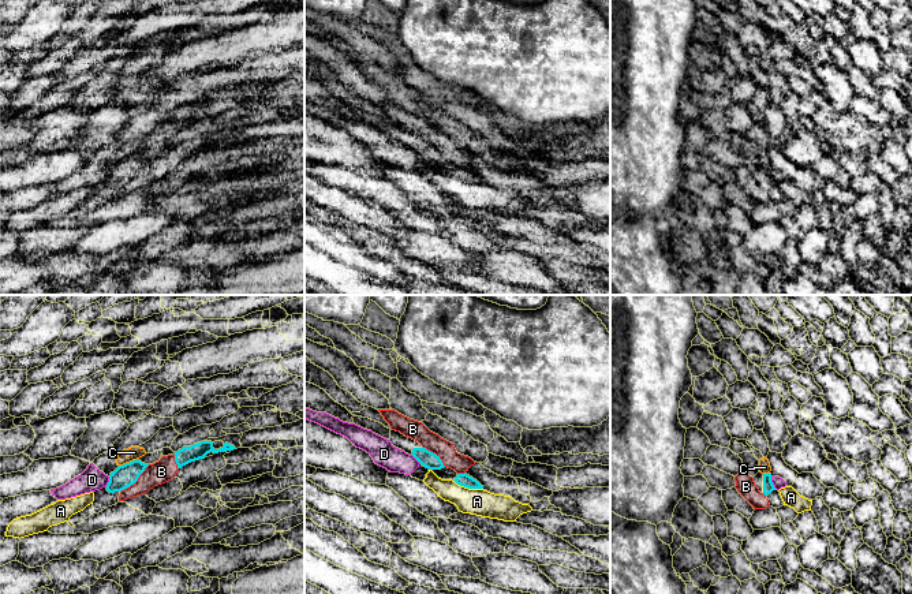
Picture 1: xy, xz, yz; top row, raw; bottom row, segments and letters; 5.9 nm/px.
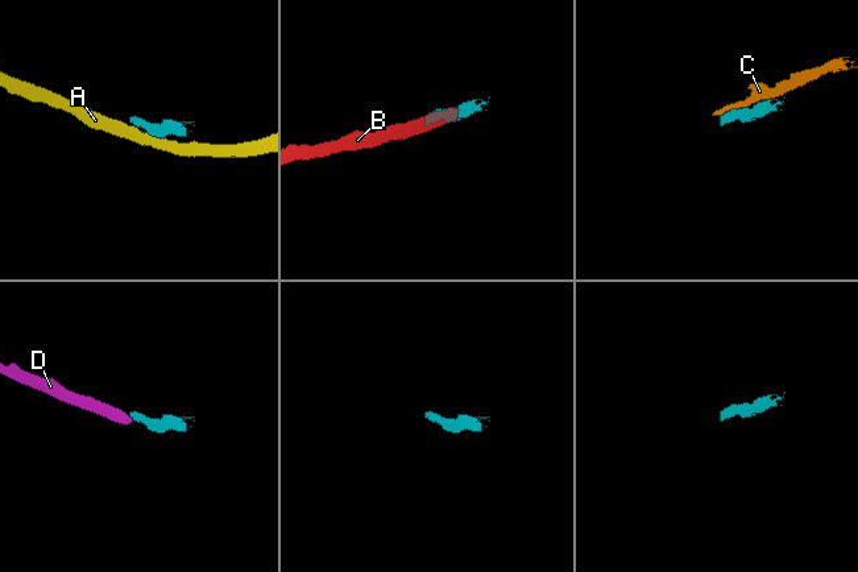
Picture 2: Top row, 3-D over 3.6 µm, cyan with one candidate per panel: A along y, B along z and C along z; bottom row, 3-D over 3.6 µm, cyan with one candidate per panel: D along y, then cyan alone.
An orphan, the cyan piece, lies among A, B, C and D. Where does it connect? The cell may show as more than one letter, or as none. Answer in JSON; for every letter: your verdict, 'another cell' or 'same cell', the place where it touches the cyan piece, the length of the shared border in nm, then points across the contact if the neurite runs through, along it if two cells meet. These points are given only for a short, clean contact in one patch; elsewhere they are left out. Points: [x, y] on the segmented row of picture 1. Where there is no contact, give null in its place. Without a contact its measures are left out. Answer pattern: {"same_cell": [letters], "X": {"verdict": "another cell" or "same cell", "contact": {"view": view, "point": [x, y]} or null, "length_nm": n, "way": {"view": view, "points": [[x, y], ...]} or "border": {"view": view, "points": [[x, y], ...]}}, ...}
{"same_cell": ["B"], "A": {"verdict": "another cell", "contact": {"view": "xz", "point": [468, 488]}, "length_nm": 180, "border": {"view": "xz", "points": [[453, 481], [468, 488], [482, 489]]}}, "B": {"verdict": "same cell", "contact": {"view": "xy", "point": [135, 481]}, "length_nm": 240, "way": {"view": "xy", "points": [[123, 477], [135, 481], [161, 471]]}}, "C": {"verdict": "another cell", "contact": {"view": "xy", "point": [127, 463]}, "length_nm": 110, "border": {"view": "xy", "points": [[135, 459], [119, 466]]}}, "D": {"verdict": "another cell", "contact": {"view": "yz", "point": [772, 482]}, "length_nm": 80, "border": {"view": "yz", "points": [[770, 477], [776, 488]]}}}

